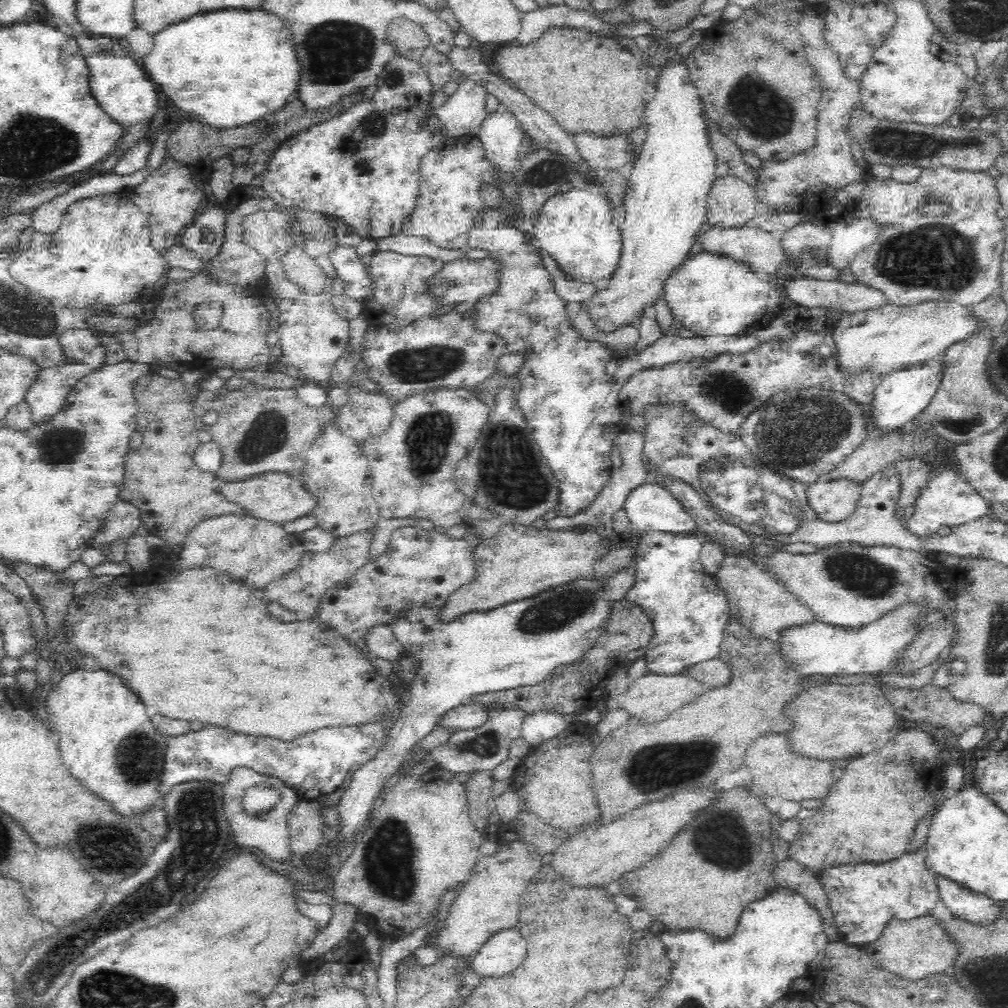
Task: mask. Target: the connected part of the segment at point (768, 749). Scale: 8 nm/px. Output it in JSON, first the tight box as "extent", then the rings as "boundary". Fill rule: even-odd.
{"extent":[744,735,834,803],"boundary":[[[785,735],[756,738],[748,746],[744,757],[744,765],[750,770],[754,784],[760,786],[758,790],[764,792],[769,798],[780,798],[782,801],[798,803],[803,800],[816,800],[816,798],[828,796],[830,786],[834,782],[827,761],[809,760],[804,756],[790,754]]]}

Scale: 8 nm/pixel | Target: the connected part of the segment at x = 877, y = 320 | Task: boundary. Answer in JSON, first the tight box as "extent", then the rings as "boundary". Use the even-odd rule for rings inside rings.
{"extent":[832,300,986,376],"boundary":[[[933,300],[910,306],[896,306],[888,302],[880,310],[843,313],[843,318],[836,322],[832,330],[843,366],[856,371],[868,367],[882,376],[888,371],[943,356],[953,345],[980,337],[986,326],[985,320],[974,313],[971,305],[954,300]]]}

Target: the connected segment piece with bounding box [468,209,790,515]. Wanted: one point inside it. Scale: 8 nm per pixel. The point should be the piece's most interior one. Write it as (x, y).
(570, 389)

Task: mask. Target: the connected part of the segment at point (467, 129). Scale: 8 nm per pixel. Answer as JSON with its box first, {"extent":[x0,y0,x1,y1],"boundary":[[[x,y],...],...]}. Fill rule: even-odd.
{"extent":[434,78,487,138],"boundary":[[[463,78],[456,91],[434,110],[446,136],[460,138],[480,129],[487,113],[485,94],[478,83]]]}

